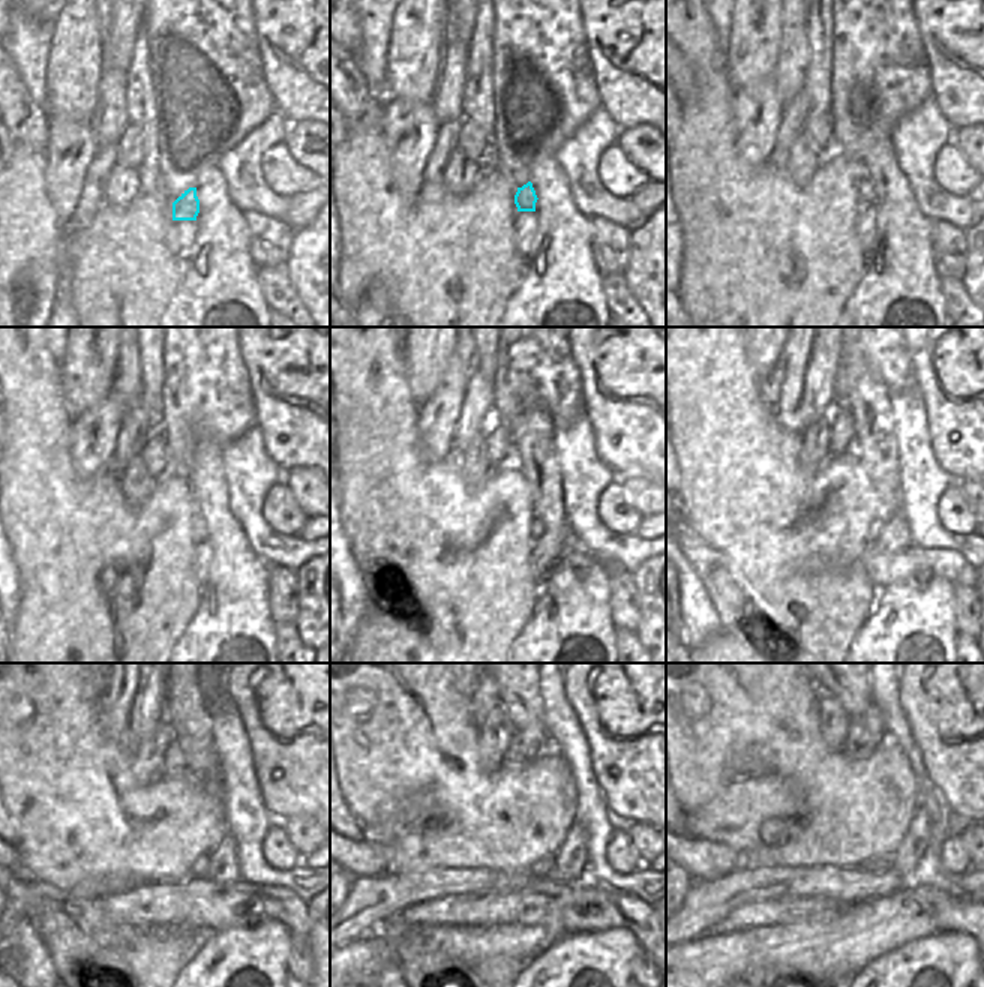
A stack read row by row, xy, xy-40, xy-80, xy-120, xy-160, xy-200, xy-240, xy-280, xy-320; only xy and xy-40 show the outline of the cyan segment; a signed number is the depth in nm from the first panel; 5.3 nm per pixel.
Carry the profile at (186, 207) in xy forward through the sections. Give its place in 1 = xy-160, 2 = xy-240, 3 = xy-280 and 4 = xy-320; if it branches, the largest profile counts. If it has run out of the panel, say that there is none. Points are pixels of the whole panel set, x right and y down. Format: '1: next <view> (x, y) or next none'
1: next xy-160 (537, 528)
2: next xy-240 (200, 869)
3: next xy-280 (542, 867)
4: next xy-320 (879, 864)

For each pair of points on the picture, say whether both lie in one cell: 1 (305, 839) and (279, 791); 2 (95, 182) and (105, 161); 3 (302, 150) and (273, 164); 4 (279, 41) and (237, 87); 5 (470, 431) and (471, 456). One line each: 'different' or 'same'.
1: different
2: same
3: different
4: different
5: different

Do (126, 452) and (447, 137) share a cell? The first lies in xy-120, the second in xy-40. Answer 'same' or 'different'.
same

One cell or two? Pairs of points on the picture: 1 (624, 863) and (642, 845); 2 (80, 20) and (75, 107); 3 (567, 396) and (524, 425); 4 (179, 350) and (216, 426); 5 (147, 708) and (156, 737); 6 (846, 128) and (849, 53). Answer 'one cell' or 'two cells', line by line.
1: two cells
2: one cell
3: two cells
4: one cell
5: two cells
6: one cell

